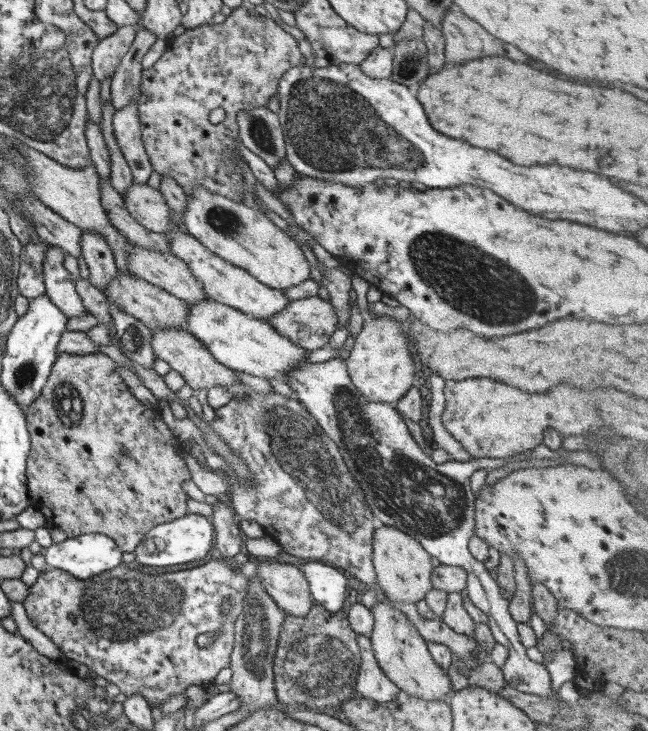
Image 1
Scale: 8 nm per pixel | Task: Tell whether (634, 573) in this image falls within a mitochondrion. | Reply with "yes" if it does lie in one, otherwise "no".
yes

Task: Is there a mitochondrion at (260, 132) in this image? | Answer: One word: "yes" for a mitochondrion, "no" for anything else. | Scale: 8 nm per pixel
yes

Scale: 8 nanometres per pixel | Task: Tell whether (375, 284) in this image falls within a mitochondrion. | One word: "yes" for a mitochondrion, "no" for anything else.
no

